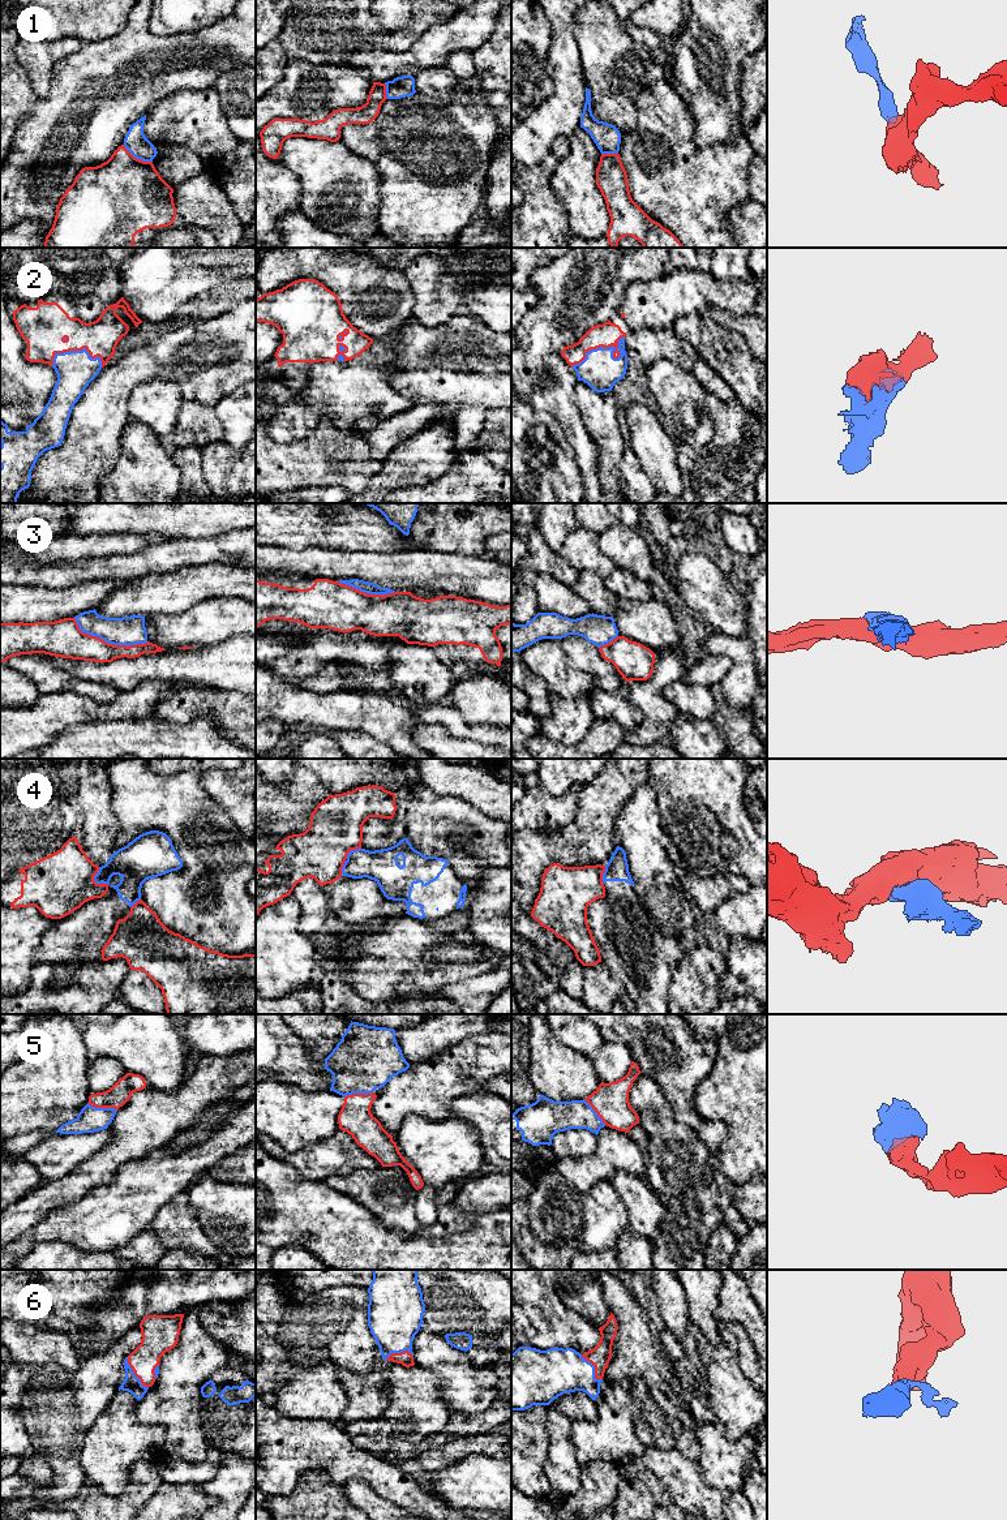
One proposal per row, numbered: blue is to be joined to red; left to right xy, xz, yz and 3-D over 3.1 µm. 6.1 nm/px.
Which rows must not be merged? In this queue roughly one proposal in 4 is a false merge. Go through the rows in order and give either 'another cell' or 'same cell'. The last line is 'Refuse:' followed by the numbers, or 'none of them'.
1: another cell
2: same cell
3: another cell
4: another cell
5: same cell
6: same cell
Refuse: 1, 3, 4

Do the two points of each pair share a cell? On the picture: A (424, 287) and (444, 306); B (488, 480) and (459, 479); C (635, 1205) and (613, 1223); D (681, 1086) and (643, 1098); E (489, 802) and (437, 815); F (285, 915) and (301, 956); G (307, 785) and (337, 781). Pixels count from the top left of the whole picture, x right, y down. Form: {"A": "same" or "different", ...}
{"A": "same", "B": "same", "C": "different", "D": "different", "E": "different", "F": "same", "G": "different"}

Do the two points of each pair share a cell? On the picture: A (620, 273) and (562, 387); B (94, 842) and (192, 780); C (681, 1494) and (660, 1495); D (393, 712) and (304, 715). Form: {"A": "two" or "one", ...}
{"A": "one", "B": "two", "C": "two", "D": "one"}

